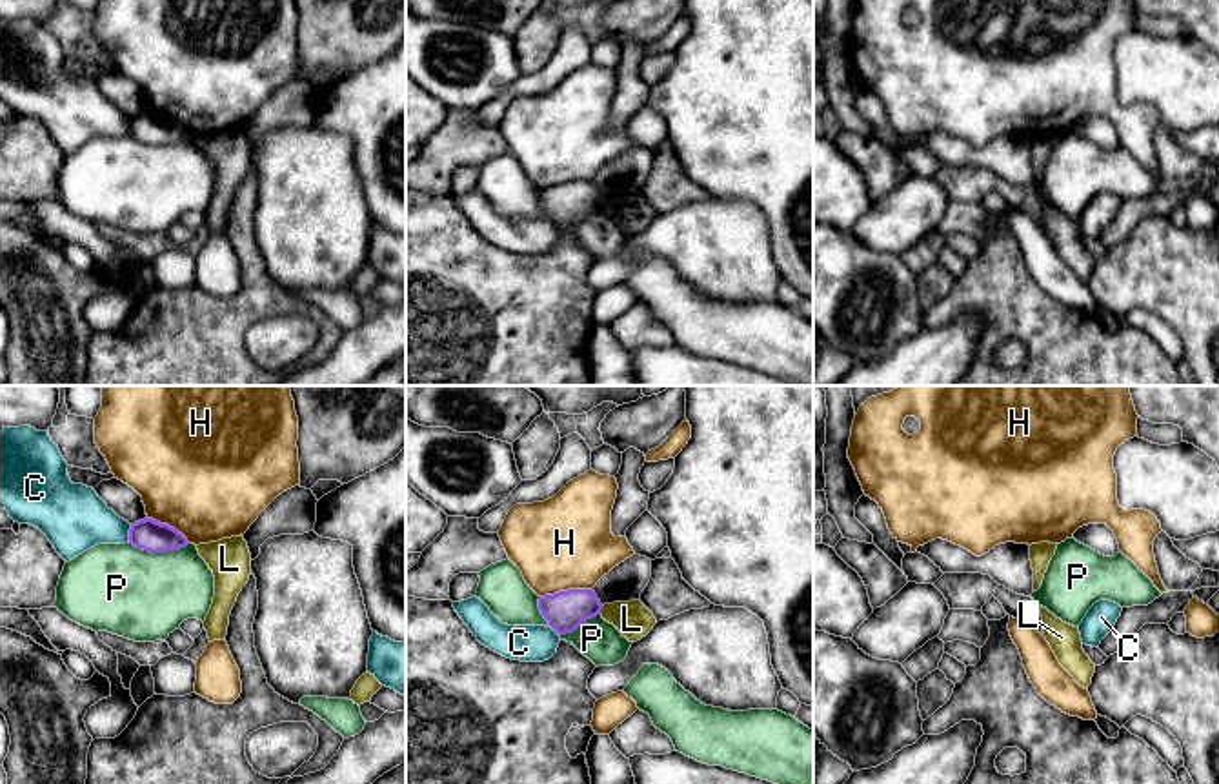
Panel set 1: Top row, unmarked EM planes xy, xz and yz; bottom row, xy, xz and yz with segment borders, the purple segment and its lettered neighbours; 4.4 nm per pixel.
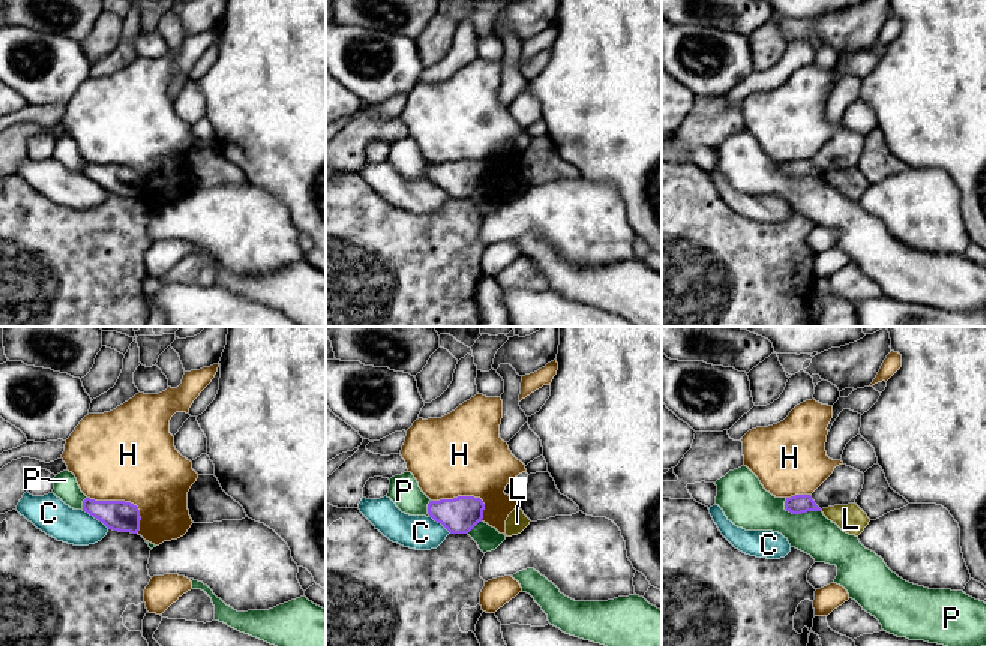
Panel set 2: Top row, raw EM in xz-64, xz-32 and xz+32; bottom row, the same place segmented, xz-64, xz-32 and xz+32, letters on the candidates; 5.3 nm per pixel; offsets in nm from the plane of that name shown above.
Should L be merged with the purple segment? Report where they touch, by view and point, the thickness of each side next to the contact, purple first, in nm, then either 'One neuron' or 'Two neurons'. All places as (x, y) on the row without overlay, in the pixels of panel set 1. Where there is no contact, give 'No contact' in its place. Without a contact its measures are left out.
Touches purple at xz (601, 202). Thickness 180 nm (purple) against 160 nm. Two neurons

